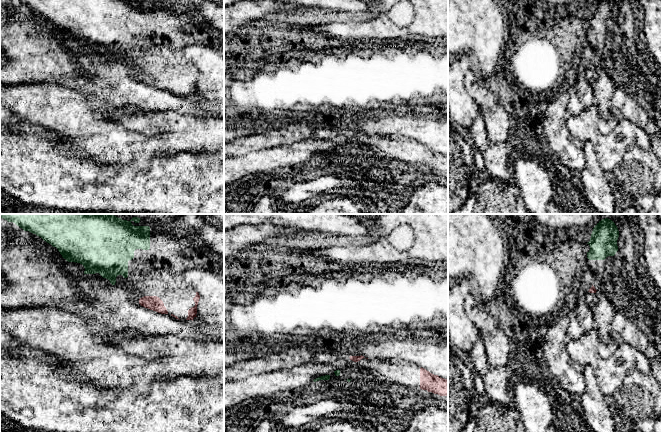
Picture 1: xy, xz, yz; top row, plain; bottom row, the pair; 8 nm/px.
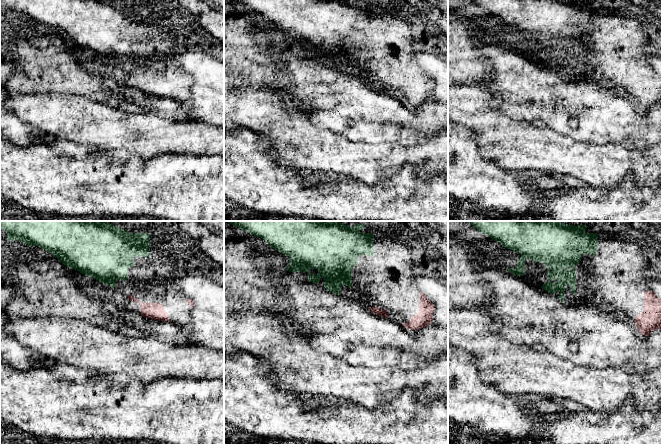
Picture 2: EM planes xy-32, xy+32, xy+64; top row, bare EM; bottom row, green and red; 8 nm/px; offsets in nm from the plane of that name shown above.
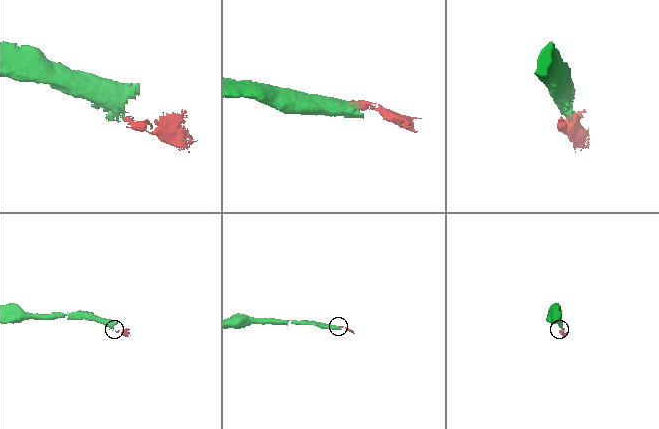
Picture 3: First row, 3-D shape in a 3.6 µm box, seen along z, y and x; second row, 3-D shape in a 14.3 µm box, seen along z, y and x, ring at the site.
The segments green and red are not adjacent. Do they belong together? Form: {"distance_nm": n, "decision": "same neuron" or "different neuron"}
{"distance_nm": 120, "decision": "same neuron"}

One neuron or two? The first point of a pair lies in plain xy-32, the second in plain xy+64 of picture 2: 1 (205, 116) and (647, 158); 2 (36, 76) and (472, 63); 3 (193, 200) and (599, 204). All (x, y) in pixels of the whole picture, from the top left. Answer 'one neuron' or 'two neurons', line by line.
1: one neuron
2: one neuron
3: one neuron

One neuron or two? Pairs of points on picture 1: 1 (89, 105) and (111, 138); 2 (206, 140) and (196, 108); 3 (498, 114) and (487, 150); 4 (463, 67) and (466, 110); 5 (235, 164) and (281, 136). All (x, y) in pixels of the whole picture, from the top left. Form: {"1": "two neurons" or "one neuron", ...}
{"1": "one neuron", "2": "two neurons", "3": "two neurons", "4": "one neuron", "5": "two neurons"}

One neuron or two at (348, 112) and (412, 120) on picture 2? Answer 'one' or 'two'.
one

